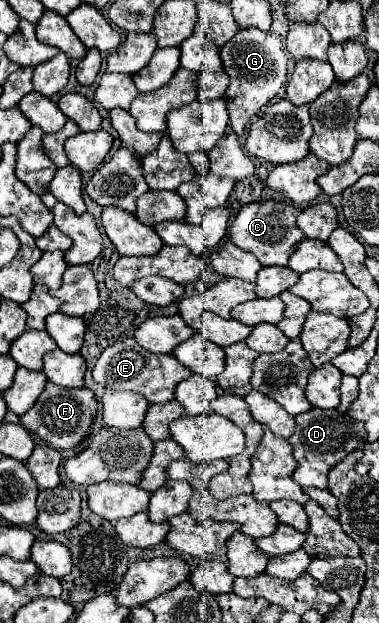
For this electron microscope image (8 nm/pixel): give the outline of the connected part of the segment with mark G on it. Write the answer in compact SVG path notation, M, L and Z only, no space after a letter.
M240 29L230 43L220 47L220 57L224 71L230 77L224 99L228 103L230 125L236 135L244 135L250 119L270 101L286 83L286 63L288 57L276 35L264 33L260 29Z

